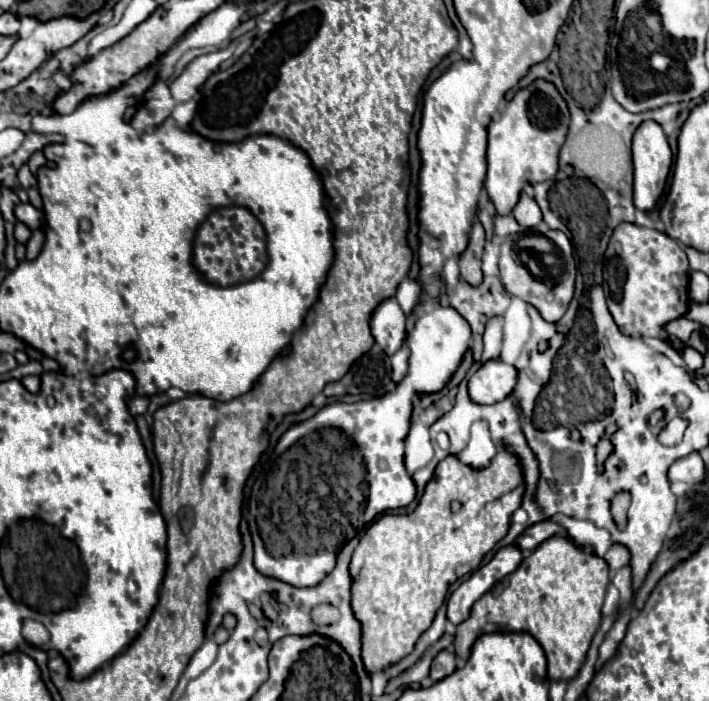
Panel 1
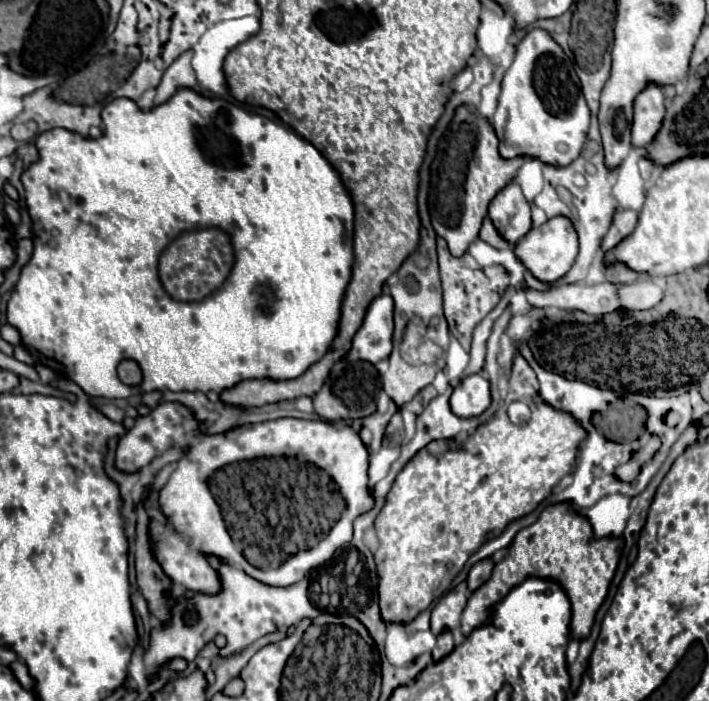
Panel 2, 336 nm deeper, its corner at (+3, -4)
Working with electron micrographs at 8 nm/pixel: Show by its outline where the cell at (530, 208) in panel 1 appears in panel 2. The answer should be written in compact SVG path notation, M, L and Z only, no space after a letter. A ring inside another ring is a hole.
M514 183L506 185L490 203L490 219L494 221L494 227L500 231L500 235L514 243L520 237L524 237L530 227L530 203L522 195L522 189Z

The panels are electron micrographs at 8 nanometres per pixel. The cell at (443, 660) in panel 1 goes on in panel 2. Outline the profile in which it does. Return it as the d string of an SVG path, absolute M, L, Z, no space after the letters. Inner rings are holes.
M444 631L442 635L438 635L438 643L436 643L434 651L432 651L434 661L440 661L440 659L442 659L442 657L446 657L448 653L452 653L452 649L454 649L452 633L450 633L450 631Z

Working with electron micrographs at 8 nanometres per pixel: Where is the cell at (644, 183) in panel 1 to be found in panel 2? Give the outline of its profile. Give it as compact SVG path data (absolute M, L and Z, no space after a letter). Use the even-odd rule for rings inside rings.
M650 85L642 91L634 101L634 123L632 123L632 145L634 147L650 147L656 139L662 119L666 115L664 97L660 87Z

